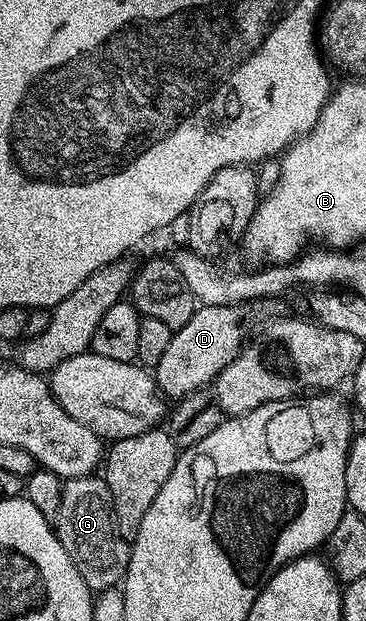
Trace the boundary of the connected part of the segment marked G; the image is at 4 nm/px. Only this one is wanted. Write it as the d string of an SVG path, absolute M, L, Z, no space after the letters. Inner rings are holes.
M86 475L80 479L68 479L60 489L60 508L53 526L55 536L65 545L65 553L73 561L77 573L93 593L118 588L127 577L131 560L131 543L120 535L115 527L115 514L111 508L111 494L106 478L95 479Z

